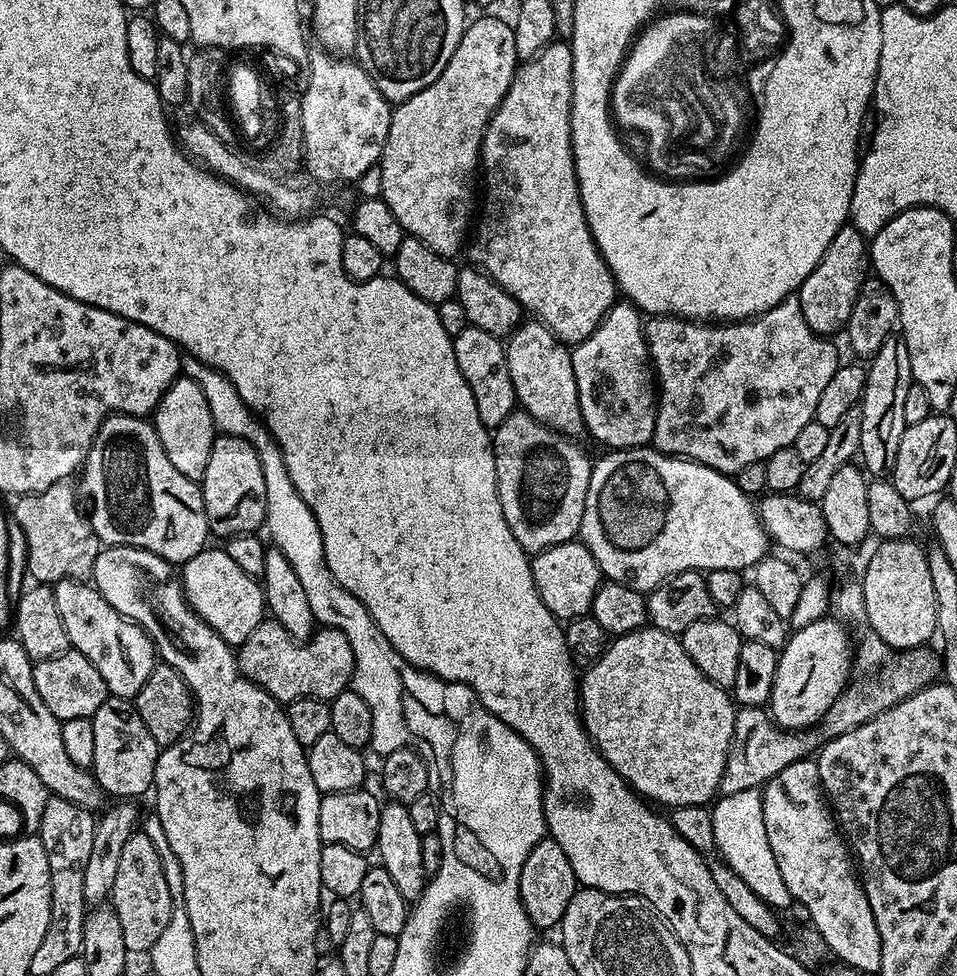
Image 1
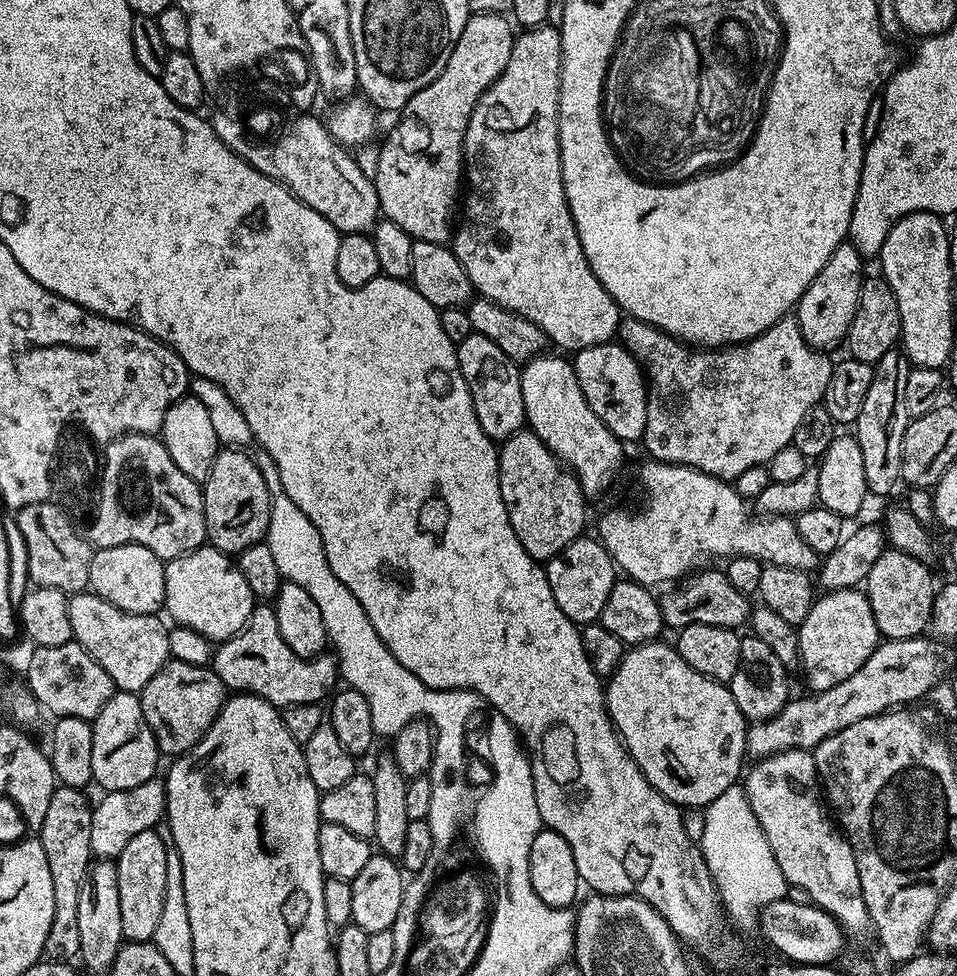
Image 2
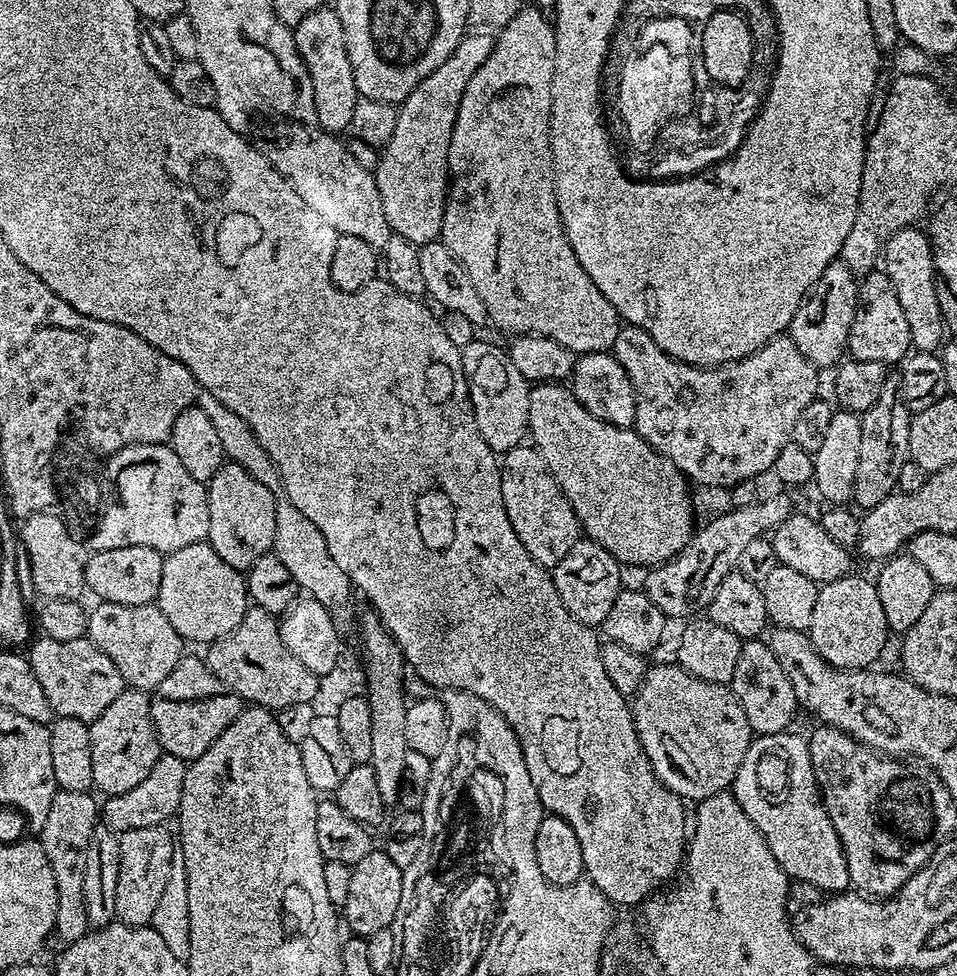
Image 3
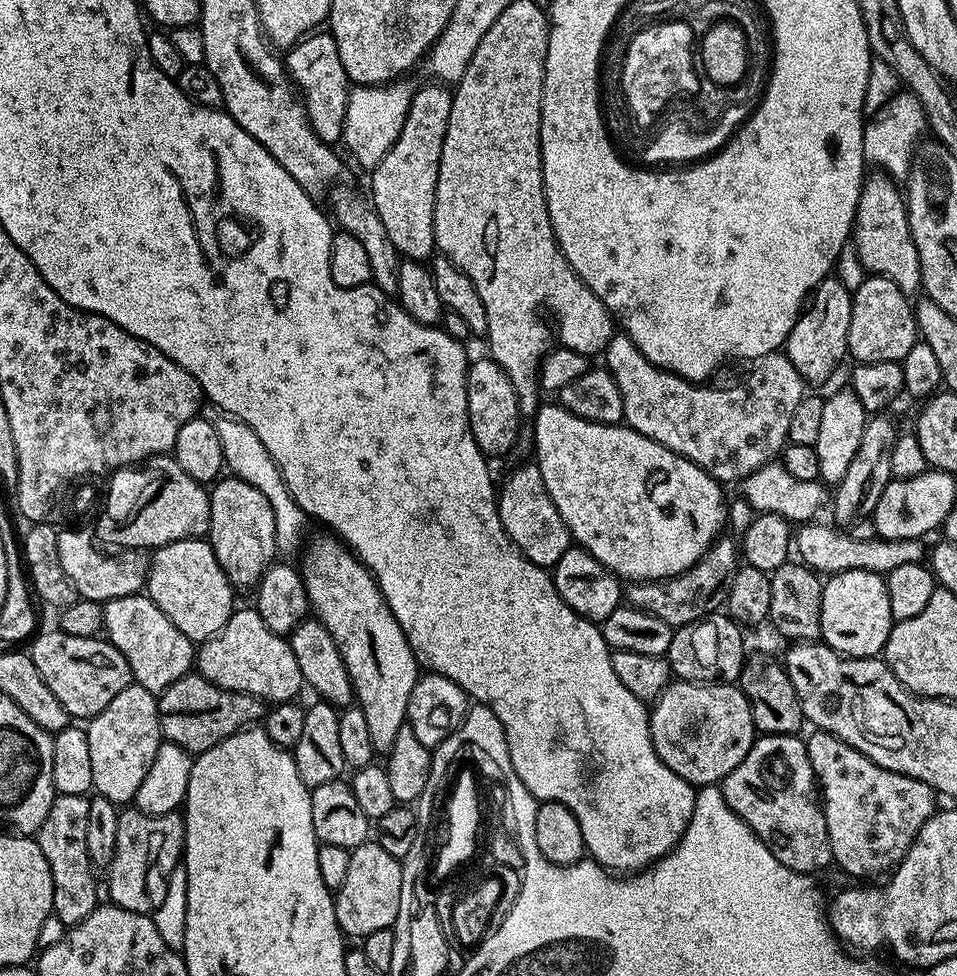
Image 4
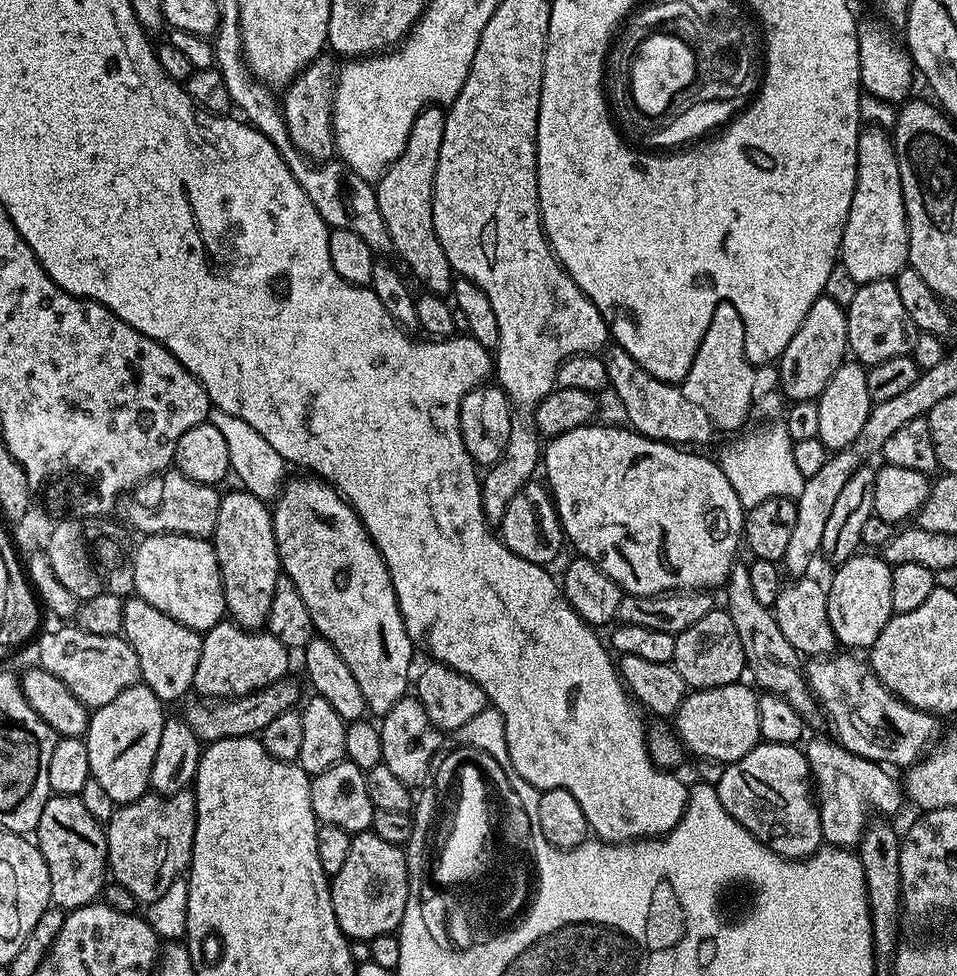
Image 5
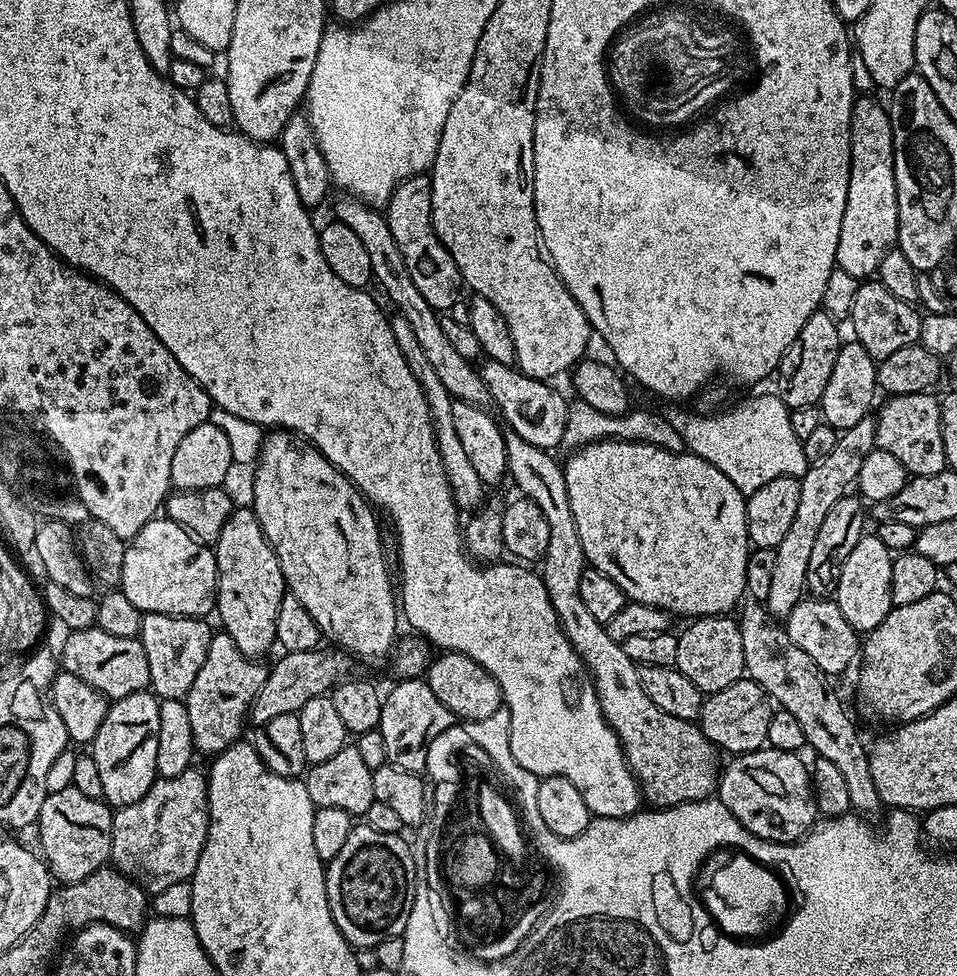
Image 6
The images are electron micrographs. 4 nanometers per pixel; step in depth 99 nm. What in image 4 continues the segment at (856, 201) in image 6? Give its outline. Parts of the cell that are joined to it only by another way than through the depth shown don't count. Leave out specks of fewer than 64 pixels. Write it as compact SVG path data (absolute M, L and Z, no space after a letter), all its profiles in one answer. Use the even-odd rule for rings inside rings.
M869 175L864 185L860 187L860 197L856 207L854 247L860 259L860 265L863 266L865 273L890 278L906 294L919 293L922 288L920 263L918 250L911 240L905 197L901 189L899 192L896 189L899 187L887 175L872 175Z

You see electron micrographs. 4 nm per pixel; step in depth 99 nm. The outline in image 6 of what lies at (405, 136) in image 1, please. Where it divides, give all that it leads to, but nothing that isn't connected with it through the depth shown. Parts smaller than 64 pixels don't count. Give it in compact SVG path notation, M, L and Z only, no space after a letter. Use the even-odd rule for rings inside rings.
M417 174L400 181L387 202L386 215L390 234L394 234L394 242L398 242L398 250L406 262L406 270L410 270L414 286L418 286L422 298L426 298L426 302L430 302L437 313L447 313L454 302L462 299L462 281L460 267L456 265L454 258L450 258L450 250L446 250L434 230L431 175Z

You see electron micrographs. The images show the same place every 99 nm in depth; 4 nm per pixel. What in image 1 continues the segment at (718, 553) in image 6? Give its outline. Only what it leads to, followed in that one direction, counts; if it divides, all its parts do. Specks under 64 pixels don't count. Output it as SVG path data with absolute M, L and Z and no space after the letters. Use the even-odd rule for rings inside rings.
M532 318L507 337L506 351L510 382L514 382L517 405L546 427L569 438L585 435L584 419L574 378L572 353L569 345L554 336L539 320Z

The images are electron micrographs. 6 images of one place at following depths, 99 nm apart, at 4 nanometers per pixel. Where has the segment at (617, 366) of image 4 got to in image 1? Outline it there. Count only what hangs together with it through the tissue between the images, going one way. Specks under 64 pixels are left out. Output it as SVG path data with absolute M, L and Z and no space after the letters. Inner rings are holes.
M799 295L786 297L778 306L766 310L762 315L750 320L739 322L697 322L684 320L680 316L648 316L643 321L644 341L648 344L648 359L654 369L655 379L658 381L658 399L656 402L656 425L651 443L657 452L665 456L678 456L681 460L693 460L699 464L710 466L714 470L725 474L738 473L750 463L758 463L770 458L774 450L791 448L794 438L802 431L802 426L810 422L816 415L818 398L823 388L834 378L834 370L840 367L842 357L836 353L836 348L829 337L820 336L810 326L806 326L806 318L802 318L802 306Z

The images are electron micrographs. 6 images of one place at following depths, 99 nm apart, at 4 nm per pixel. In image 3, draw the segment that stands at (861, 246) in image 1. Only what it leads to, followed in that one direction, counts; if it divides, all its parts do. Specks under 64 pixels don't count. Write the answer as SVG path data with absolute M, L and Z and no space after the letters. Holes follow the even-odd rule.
M839 258L822 270L822 278L804 297L800 308L794 314L790 335L794 346L818 370L835 369L845 359L848 351L848 335L856 313L856 289L858 278Z

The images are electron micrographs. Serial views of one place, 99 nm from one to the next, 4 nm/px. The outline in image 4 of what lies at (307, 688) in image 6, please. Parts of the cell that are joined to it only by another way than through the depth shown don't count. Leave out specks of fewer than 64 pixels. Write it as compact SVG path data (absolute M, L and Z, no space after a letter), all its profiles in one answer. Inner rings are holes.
M199 674L178 678L164 692L159 693L156 705L160 711L160 730L163 739L170 744L182 746L189 754L199 754L218 746L235 732L241 731L266 715L265 701L245 692L231 692Z

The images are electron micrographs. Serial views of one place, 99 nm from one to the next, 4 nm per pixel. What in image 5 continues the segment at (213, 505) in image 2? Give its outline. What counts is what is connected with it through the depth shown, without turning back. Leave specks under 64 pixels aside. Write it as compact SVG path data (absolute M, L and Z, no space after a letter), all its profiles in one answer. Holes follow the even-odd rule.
M243 490L220 502L220 517L210 543L220 562L220 581L226 597L226 612L235 623L260 630L268 623L268 604L274 599L278 557L270 508L265 501Z

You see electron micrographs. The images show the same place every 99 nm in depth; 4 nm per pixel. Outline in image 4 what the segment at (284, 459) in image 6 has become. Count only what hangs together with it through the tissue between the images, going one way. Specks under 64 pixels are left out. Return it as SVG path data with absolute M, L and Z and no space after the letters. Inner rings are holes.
M324 534L320 544L309 546L308 553L304 556L304 564L302 563L302 575L311 611L315 619L320 620L324 629L334 638L348 668L355 703L362 710L362 714L366 714L370 742L374 742L377 753L387 754L394 746L394 738L398 738L398 730L406 727L410 690L414 690L418 679L416 656L408 644L406 634L402 634L402 626L398 626L371 570L335 535Z

